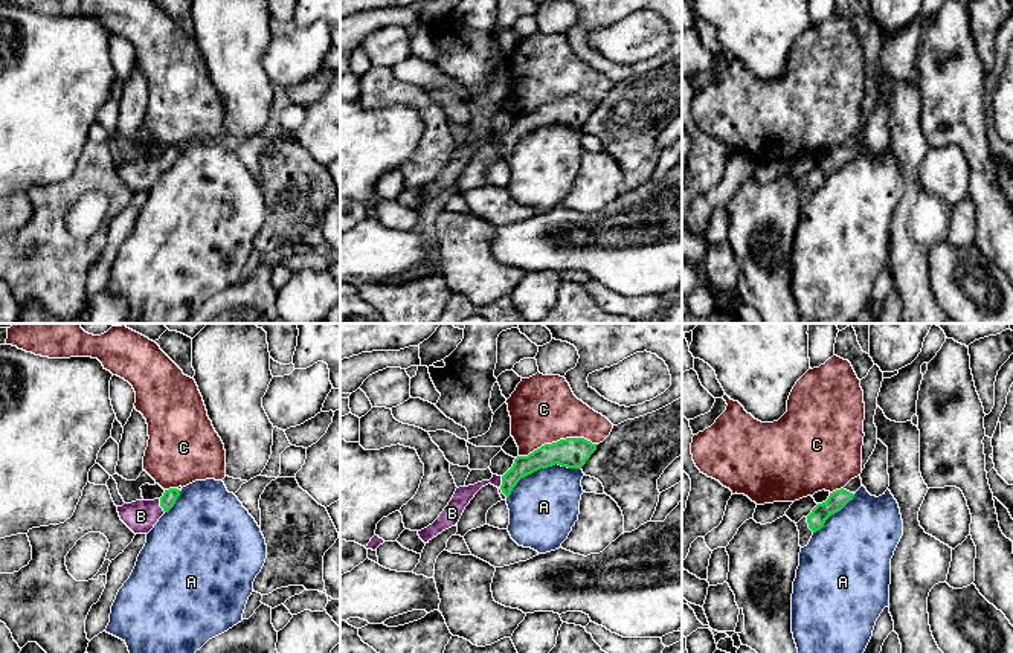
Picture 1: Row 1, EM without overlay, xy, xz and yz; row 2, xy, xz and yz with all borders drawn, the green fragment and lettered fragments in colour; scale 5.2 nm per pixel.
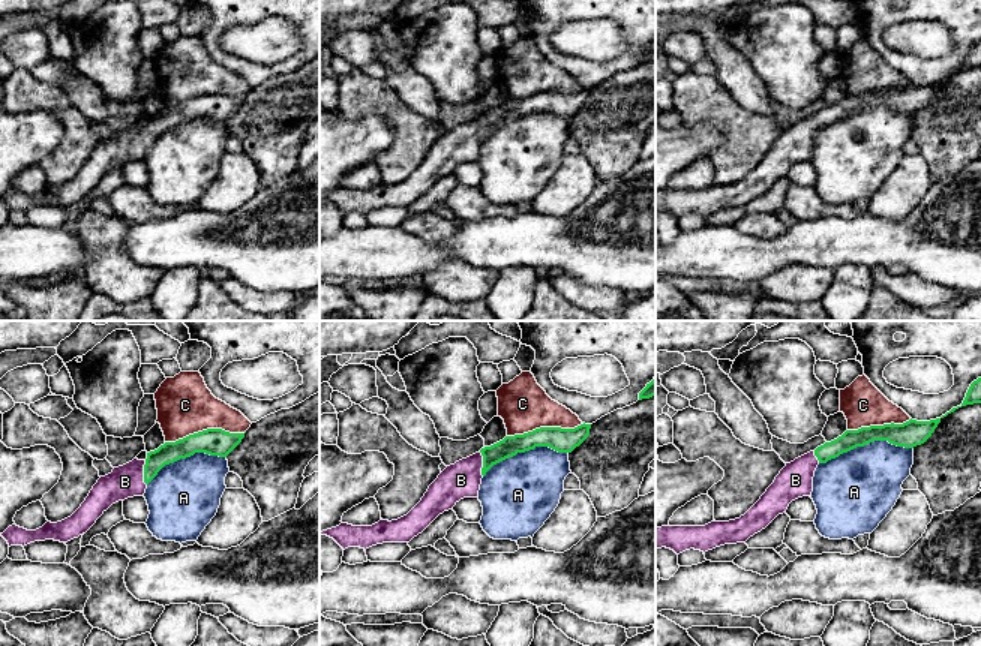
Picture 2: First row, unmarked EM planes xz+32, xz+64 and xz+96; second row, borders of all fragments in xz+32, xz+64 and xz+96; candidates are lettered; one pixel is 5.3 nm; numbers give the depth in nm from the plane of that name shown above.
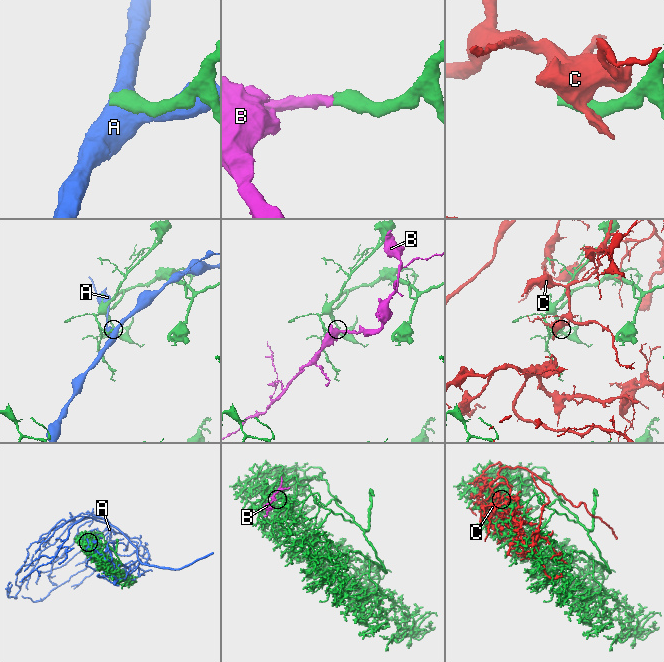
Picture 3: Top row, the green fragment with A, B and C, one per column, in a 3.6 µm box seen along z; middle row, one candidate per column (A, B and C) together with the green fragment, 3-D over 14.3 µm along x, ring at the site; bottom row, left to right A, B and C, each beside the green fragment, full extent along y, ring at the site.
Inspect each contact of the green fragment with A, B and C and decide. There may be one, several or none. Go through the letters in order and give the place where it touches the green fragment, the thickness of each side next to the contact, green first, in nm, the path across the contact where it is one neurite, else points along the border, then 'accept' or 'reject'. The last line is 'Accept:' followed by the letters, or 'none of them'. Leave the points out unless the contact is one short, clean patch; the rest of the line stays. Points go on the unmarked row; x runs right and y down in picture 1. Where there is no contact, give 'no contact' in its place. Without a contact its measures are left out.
A: xz (540, 125) | 160/360 nm | reject
B: xz (501, 145) | 110/90 nm | across xz (524, 124), (501, 145), (484, 141), (463, 153) | accept
C: xz (557, 99) | 160/360 nm | reject
Accept: B

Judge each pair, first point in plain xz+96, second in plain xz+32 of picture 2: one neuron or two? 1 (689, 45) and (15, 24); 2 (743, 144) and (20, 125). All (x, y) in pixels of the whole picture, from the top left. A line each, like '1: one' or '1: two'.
1: two
2: two

